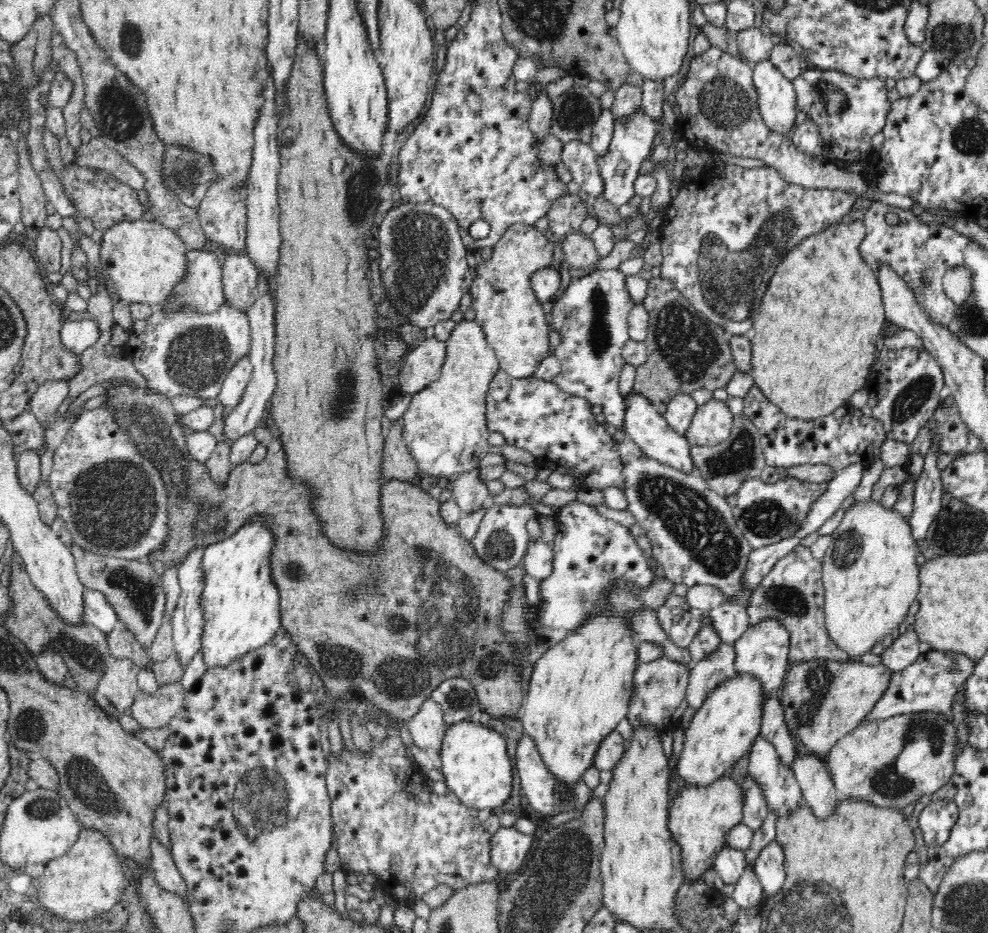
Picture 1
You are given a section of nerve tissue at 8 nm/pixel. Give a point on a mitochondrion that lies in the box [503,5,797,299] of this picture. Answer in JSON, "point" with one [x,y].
{"point":[722,102]}

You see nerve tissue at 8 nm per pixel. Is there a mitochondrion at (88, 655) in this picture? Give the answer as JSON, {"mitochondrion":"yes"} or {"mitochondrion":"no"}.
{"mitochondrion":"yes"}

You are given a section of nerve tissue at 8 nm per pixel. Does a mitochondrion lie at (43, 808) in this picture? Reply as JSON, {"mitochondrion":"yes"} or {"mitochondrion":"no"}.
{"mitochondrion":"yes"}

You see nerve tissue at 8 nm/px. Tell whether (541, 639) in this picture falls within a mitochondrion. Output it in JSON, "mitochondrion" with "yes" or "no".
{"mitochondrion":"no"}

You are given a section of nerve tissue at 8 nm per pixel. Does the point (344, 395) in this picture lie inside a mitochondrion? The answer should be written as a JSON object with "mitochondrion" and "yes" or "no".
{"mitochondrion":"yes"}

